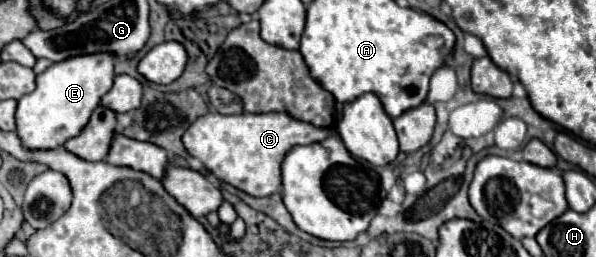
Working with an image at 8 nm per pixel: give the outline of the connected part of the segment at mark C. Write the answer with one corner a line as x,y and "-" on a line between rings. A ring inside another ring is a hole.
208,112
186,130
182,142
190,156
198,158
216,178
244,190
250,196
268,196
280,190
280,166
294,146
320,142
332,134
336,134
336,126
312,126
310,122
300,122
284,112
242,112
232,116

